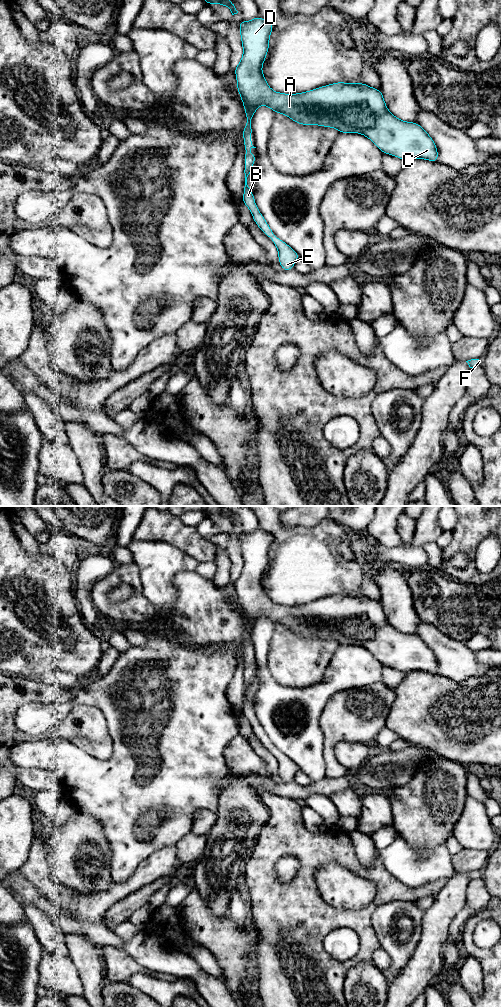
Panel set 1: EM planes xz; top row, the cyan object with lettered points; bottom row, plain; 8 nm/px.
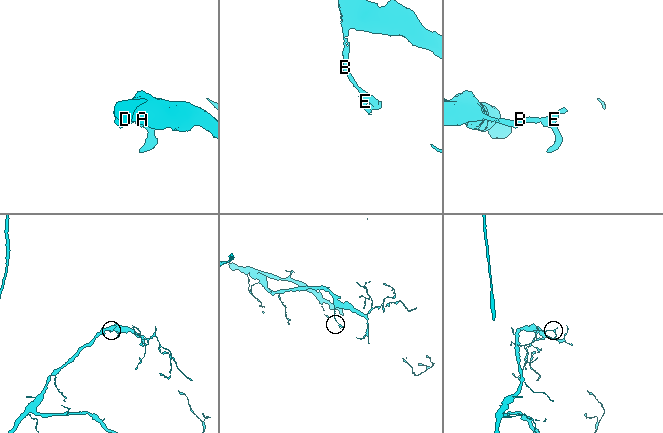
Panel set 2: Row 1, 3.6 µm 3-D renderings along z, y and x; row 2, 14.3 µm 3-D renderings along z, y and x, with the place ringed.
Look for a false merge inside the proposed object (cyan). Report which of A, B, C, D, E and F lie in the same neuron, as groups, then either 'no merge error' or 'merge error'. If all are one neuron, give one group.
groups A B C D E F; no merge error

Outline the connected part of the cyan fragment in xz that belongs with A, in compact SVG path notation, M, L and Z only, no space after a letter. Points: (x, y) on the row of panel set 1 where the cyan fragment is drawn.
M257 16L256 18L245 22L243 19L239 22L239 30L241 34L241 41L243 46L243 56L241 62L235 66L235 76L237 79L237 91L241 96L241 100L244 105L246 113L246 124L244 130L242 131L243 141L245 145L243 146L245 151L245 187L242 202L249 208L252 217L256 225L269 237L275 246L278 249L278 258L279 264L281 265L283 271L292 270L297 259L300 258L299 254L293 250L289 245L284 241L280 240L271 230L268 223L260 213L255 200L254 194L247 185L247 177L250 174L252 167L256 160L256 154L251 154L248 152L250 148L256 148L252 145L252 138L248 136L253 134L251 121L254 113L260 105L268 106L275 113L282 113L285 116L291 118L294 122L301 125L319 125L324 127L332 127L339 131L339 133L359 133L363 134L369 138L382 152L383 154L389 154L396 156L404 161L411 159L425 159L431 162L439 162L438 151L435 145L434 140L429 136L427 131L425 131L419 124L416 122L406 122L402 121L399 118L391 114L386 106L386 103L383 98L381 90L372 88L365 83L344 83L336 82L333 84L325 85L310 91L296 94L284 94L273 91L267 84L265 76L262 74L262 65L265 61L265 58L269 49L269 38L273 30L273 24L261 17Z

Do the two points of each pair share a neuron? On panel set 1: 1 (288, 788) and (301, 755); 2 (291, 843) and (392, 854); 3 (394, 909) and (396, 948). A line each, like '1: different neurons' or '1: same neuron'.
1: different neurons
2: different neurons
3: same neuron

